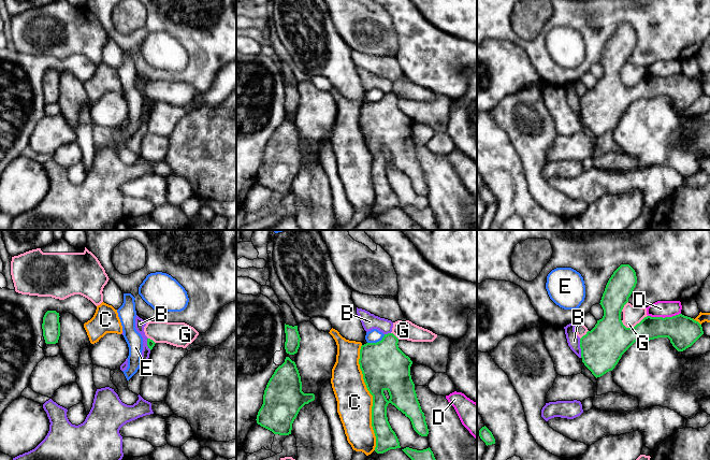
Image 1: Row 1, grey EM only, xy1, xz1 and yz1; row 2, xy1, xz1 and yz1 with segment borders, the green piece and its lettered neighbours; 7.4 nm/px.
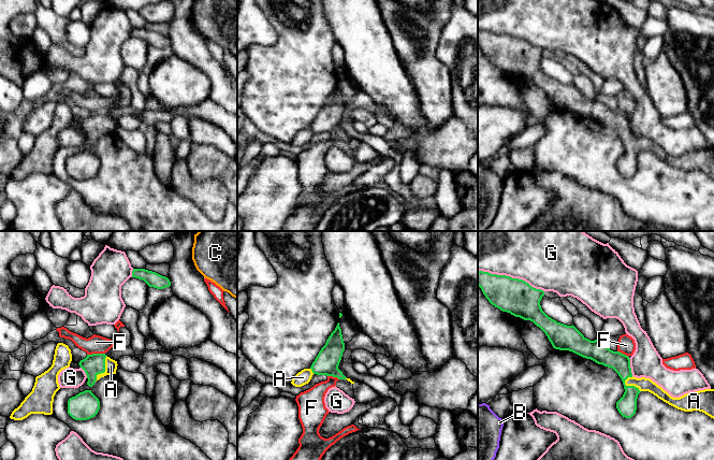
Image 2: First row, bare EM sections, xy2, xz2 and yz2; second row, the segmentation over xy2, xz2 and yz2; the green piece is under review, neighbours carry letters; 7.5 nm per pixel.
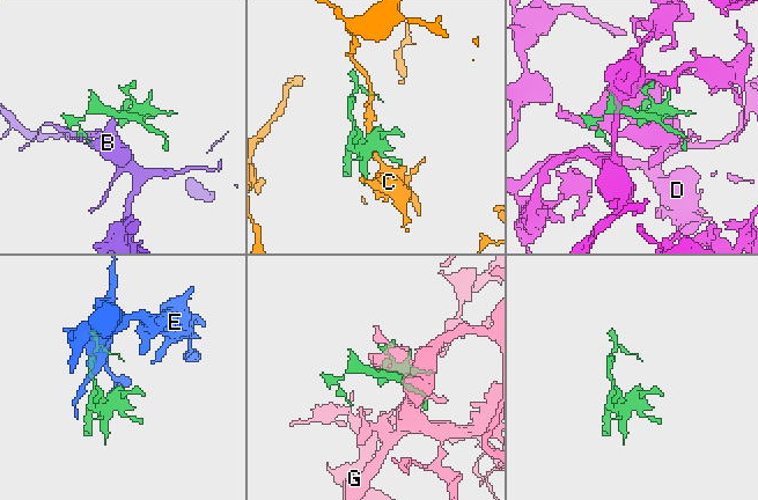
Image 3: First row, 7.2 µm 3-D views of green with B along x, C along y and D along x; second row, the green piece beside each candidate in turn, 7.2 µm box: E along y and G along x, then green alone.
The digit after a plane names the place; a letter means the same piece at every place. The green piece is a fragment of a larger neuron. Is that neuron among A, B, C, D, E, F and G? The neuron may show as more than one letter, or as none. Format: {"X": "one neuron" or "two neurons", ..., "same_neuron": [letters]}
{"A": "one neuron", "B": "two neurons", "C": "two neurons", "D": "two neurons", "E": "two neurons", "F": "two neurons", "G": "two neurons", "same_neuron": ["A"]}

